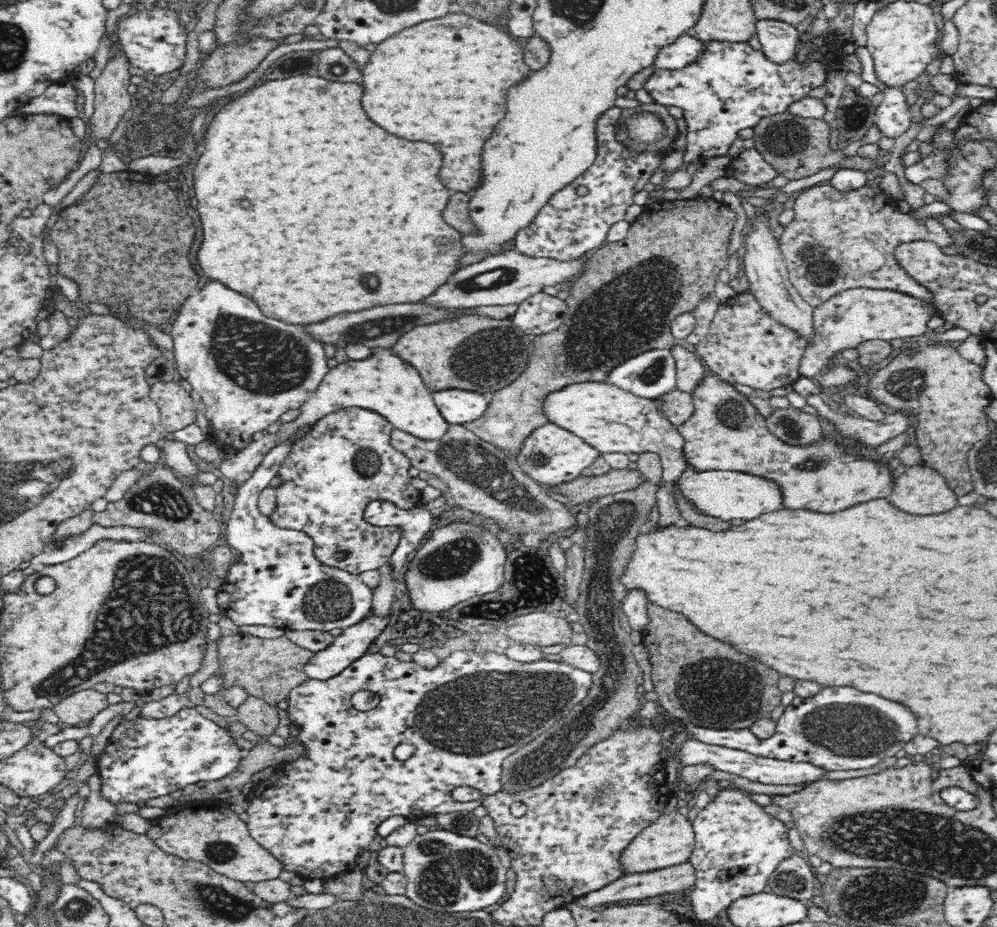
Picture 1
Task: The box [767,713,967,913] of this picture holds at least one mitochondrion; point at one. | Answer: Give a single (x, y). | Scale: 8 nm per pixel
(790, 882)

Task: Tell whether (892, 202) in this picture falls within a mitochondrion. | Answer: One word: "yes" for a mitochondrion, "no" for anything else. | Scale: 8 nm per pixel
no

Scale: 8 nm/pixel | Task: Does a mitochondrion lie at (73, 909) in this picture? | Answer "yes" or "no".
yes

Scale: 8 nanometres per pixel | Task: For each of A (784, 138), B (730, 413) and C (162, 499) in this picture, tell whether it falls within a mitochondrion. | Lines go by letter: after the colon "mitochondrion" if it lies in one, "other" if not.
A: mitochondrion
B: mitochondrion
C: mitochondrion

